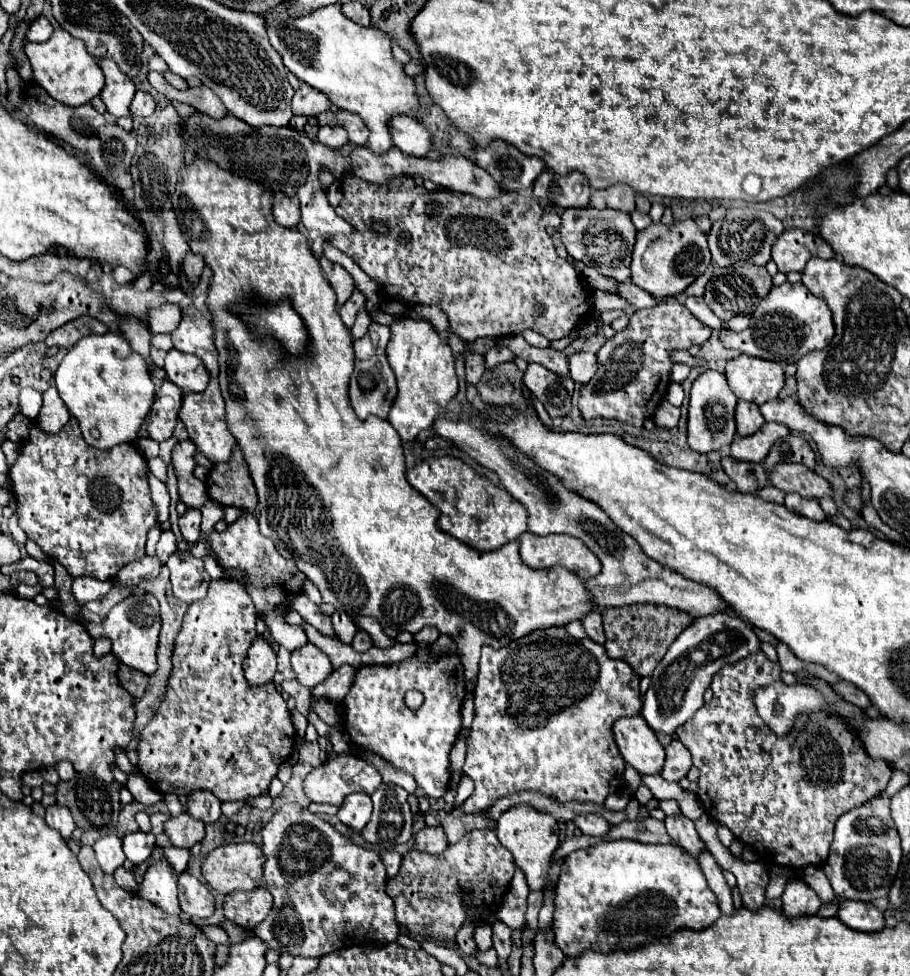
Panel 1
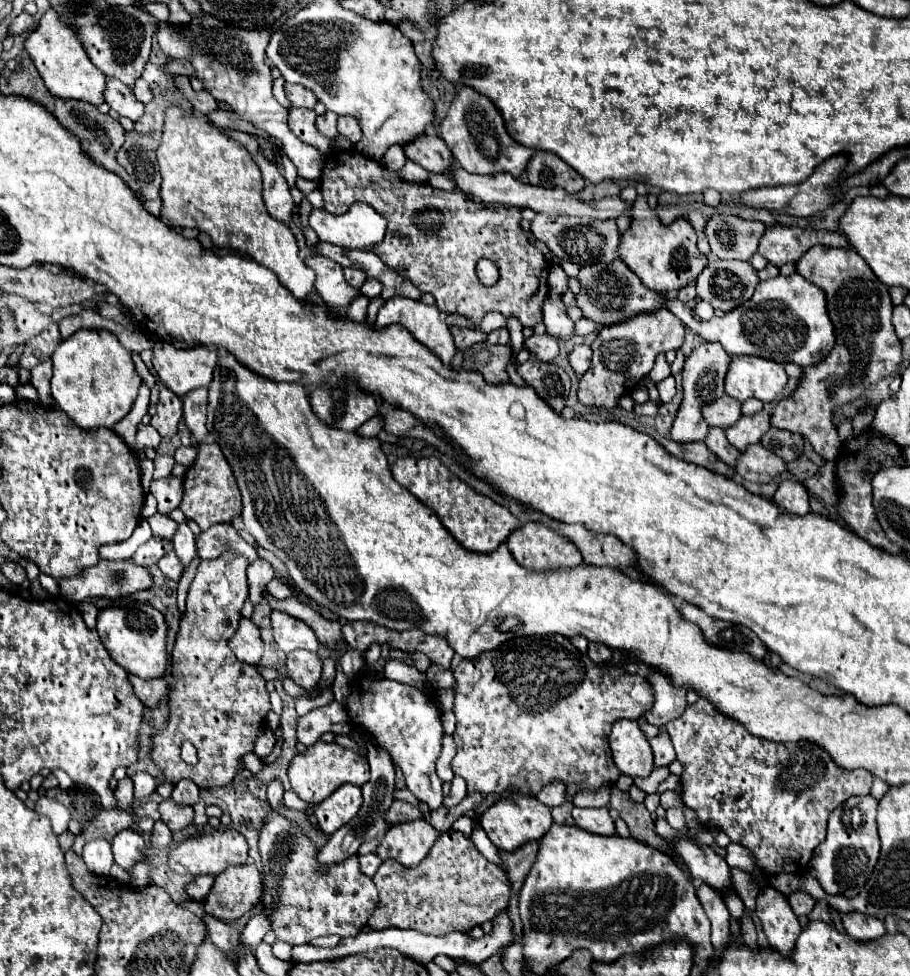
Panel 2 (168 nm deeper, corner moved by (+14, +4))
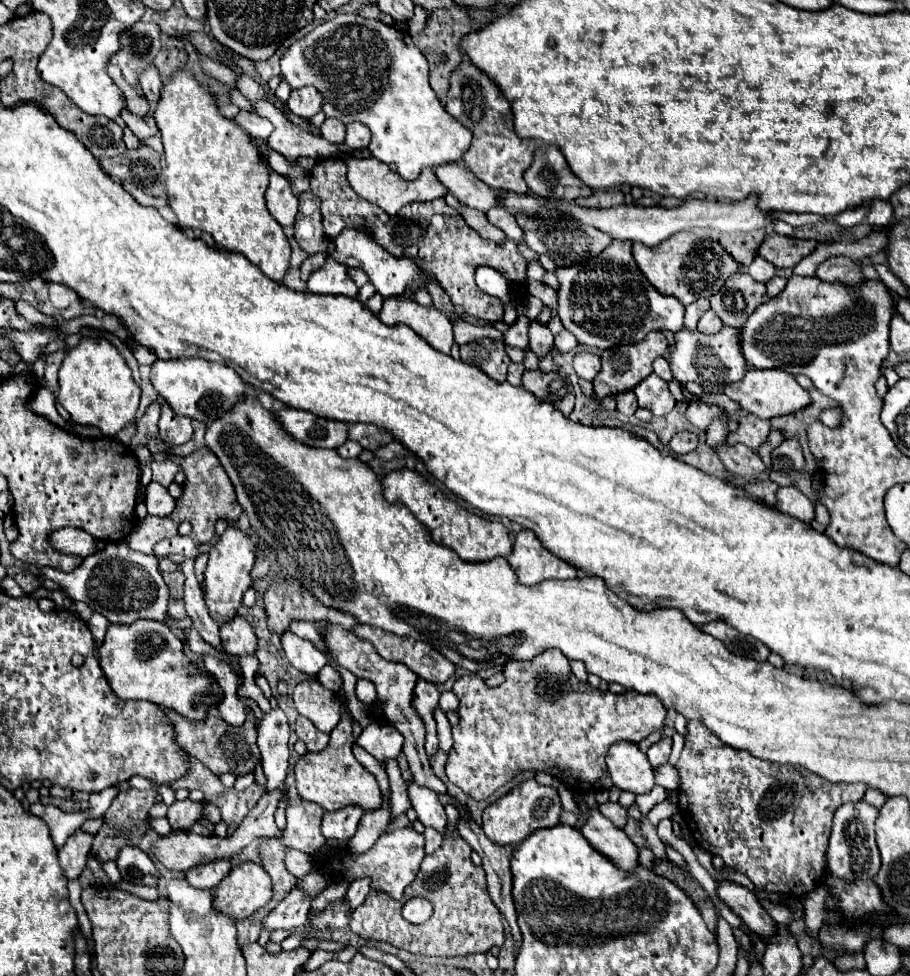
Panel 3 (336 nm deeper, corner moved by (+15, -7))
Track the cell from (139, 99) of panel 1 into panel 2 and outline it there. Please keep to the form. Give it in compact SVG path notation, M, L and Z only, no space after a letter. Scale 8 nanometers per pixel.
M137 79L137 83L135 83L135 89L133 89L133 95L141 101L141 103L149 103L151 99L153 99L153 95L151 95L151 89L149 89L149 83L145 81L145 79Z

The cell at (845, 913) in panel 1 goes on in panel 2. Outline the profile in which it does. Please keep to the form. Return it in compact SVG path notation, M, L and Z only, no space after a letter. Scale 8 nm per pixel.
M849 913L843 915L843 925L847 929L847 935L857 941L875 941L885 935L885 923L877 917L865 917L861 913Z

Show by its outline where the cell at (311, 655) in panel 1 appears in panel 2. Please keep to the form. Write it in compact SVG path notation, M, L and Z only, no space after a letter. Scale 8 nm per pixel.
M293 651L287 655L287 669L289 677L303 687L309 695L319 693L321 681L321 659L309 651Z

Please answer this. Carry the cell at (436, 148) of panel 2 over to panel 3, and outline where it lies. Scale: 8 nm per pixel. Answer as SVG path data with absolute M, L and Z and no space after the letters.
M450 162L434 168L436 178L446 186L446 190L456 196L460 202L488 212L492 206L498 206L496 194L480 182L462 162Z

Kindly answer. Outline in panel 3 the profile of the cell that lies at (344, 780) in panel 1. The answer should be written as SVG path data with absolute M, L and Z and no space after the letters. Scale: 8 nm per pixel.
M342 696L342 718L330 732L330 742L322 752L308 752L294 766L296 790L302 800L314 802L324 810L338 810L346 804L360 804L366 810L376 810L382 804L382 792L376 778L352 754L352 716L348 714L348 700Z

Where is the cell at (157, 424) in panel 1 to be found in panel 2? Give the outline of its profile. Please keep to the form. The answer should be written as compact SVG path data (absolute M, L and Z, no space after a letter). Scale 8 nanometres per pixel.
M167 387L159 391L157 413L151 417L151 425L159 431L161 437L173 437L177 433L177 425L183 419L183 401Z

